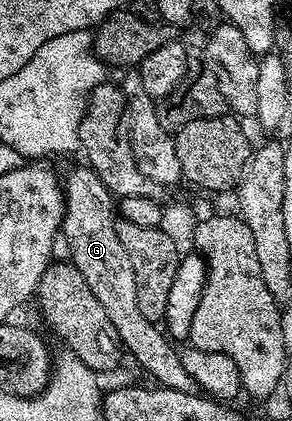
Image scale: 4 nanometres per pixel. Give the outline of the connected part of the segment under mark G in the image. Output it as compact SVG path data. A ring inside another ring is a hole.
M83 164L62 169L59 175L65 195L64 217L61 234L68 245L68 260L75 264L91 293L106 310L111 325L120 337L122 348L157 381L160 386L190 393L195 389L194 381L183 369L180 352L173 349L172 342L160 326L147 320L140 312L136 292L135 269L131 266L127 251L120 244L115 232L117 215L115 197L103 185L102 179L92 167Z

